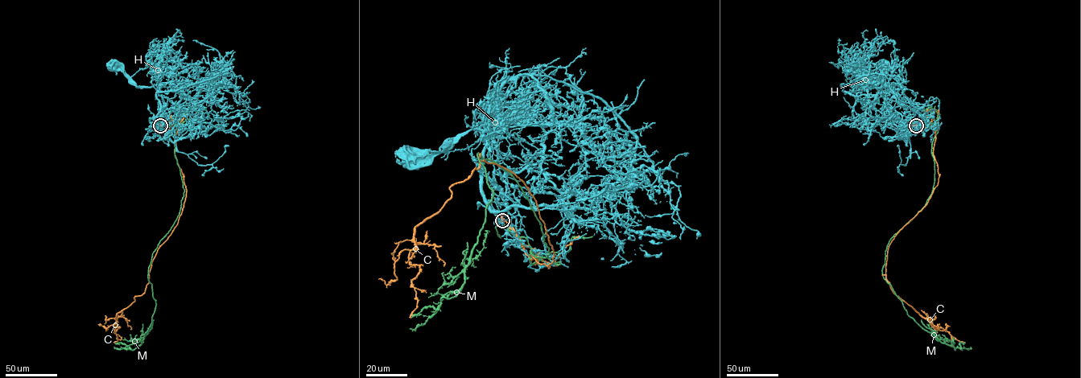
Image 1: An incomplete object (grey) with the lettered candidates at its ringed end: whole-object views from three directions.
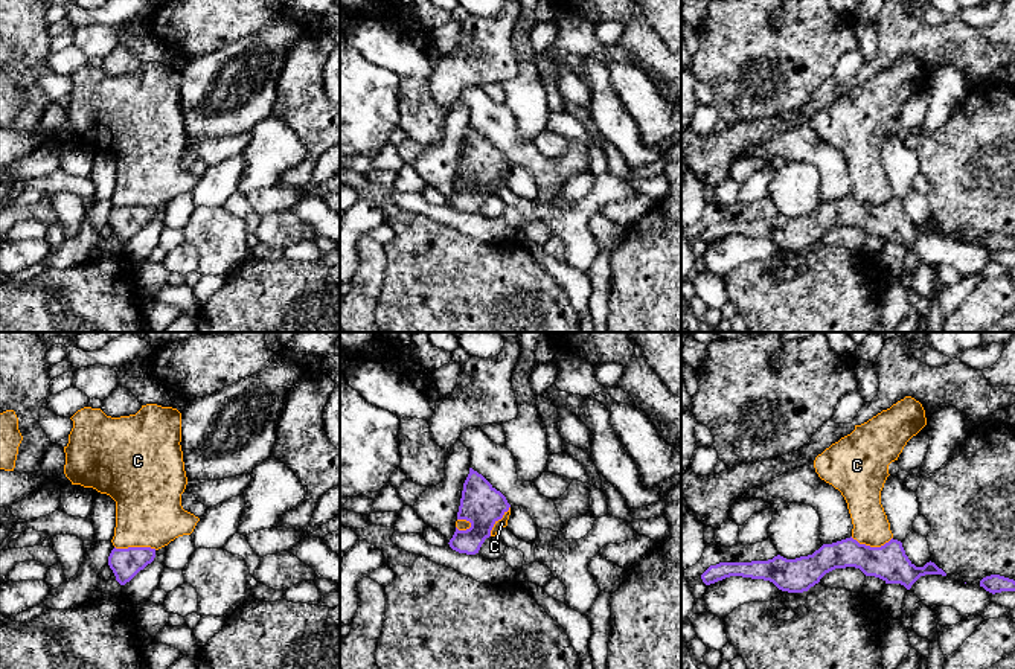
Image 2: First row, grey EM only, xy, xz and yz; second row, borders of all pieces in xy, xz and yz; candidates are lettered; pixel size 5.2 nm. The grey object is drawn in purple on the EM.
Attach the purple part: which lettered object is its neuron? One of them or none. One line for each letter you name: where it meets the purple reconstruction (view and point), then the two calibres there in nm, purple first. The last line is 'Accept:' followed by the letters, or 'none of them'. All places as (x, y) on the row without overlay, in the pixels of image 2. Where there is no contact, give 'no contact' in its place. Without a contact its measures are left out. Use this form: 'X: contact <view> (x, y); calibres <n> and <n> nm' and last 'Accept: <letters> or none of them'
Accept: none of them

